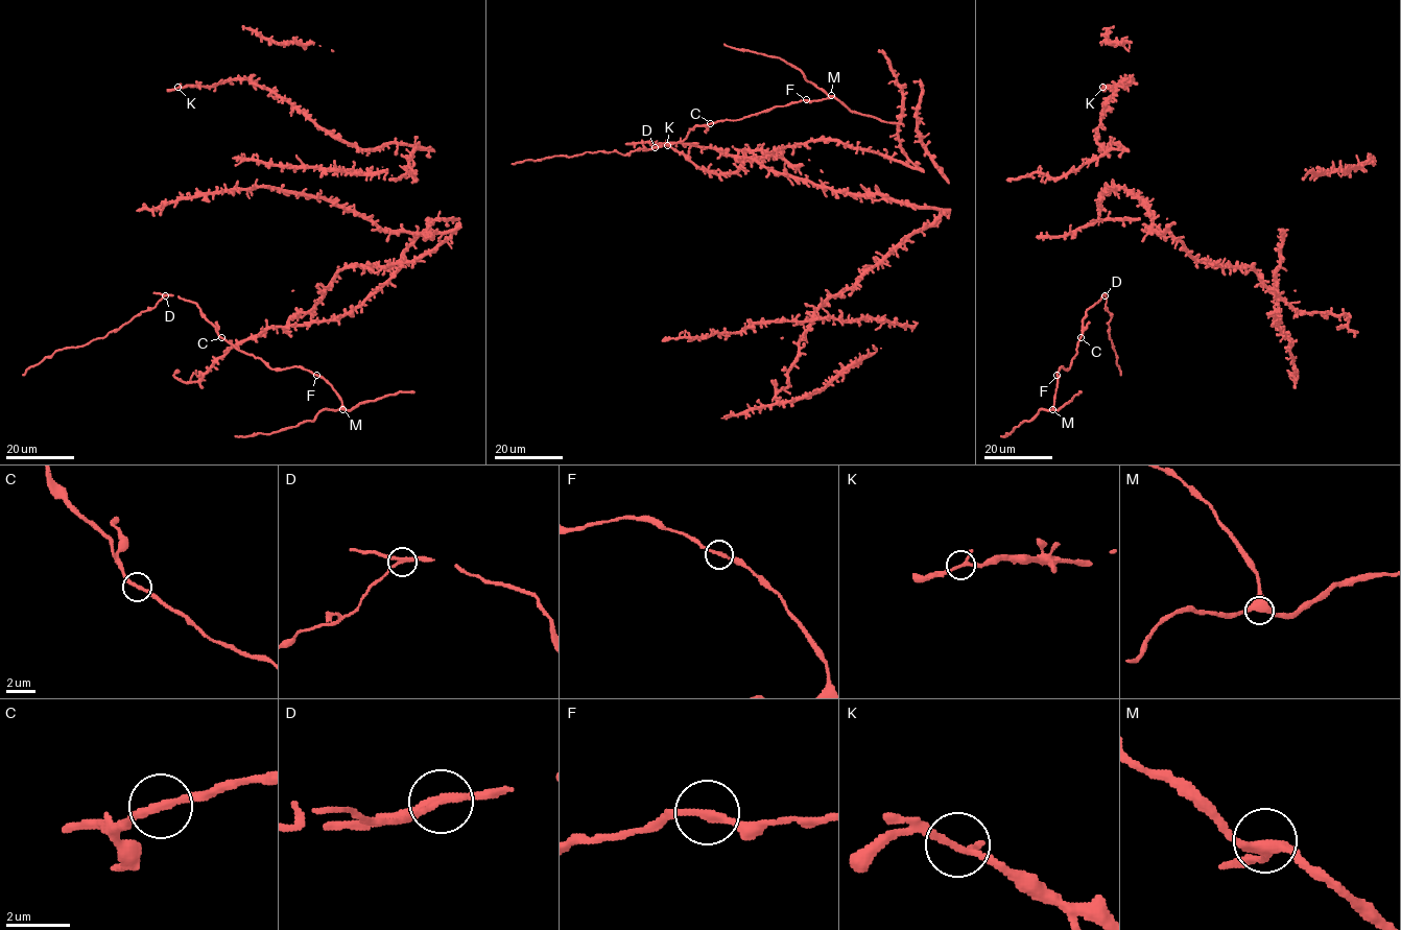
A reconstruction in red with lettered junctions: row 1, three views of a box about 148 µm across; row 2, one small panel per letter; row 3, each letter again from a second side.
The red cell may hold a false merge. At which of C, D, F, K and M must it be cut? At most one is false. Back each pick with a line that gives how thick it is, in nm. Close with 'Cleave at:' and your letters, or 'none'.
D: Thickness 200 nm
Cleave at: D

